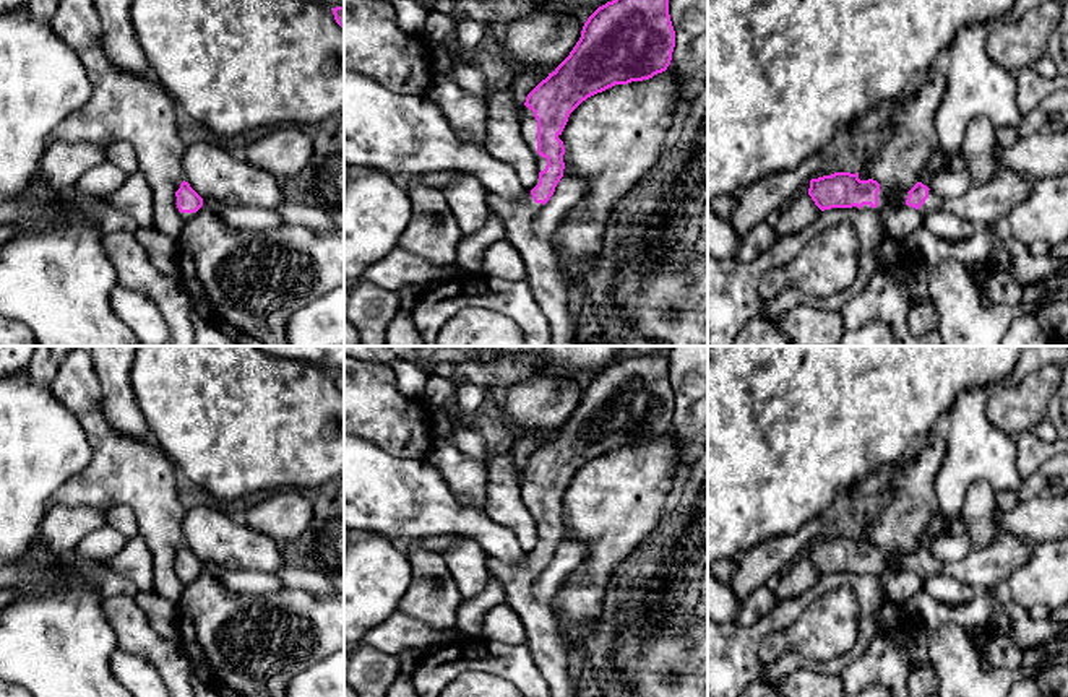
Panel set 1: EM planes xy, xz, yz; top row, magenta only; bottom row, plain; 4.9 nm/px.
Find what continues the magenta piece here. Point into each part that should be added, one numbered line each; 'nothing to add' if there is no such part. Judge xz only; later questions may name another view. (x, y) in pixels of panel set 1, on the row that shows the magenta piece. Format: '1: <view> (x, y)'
1: xz (528, 121)

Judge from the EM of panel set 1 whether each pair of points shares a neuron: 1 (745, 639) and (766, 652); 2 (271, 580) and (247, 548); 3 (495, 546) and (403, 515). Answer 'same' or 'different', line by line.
1: different
2: different
3: same

